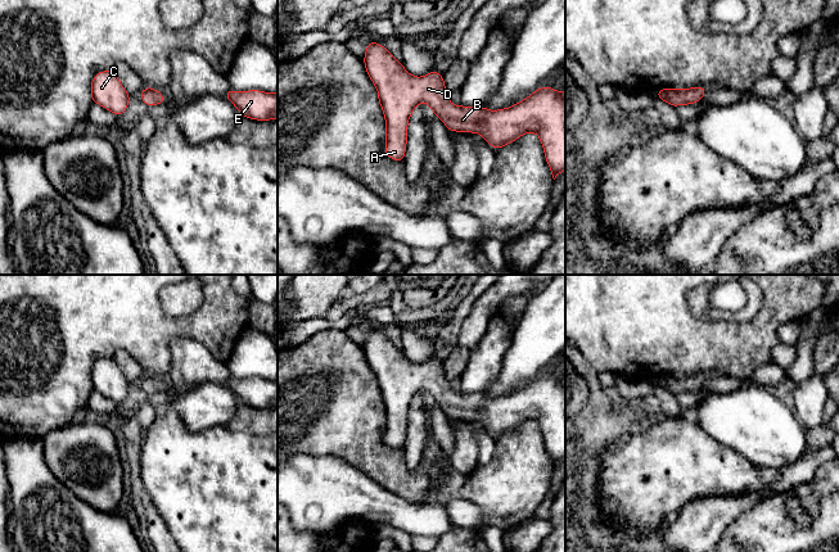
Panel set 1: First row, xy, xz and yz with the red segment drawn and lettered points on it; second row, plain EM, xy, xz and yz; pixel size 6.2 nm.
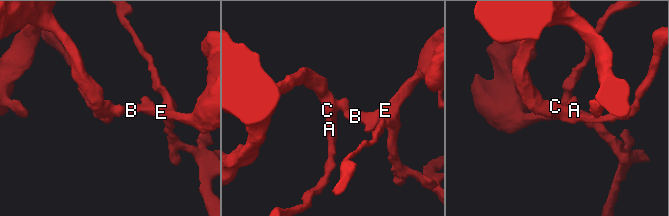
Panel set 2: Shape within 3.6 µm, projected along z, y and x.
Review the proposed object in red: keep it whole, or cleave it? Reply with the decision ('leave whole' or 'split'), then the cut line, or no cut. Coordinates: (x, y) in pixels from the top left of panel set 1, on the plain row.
leave whole; no cut

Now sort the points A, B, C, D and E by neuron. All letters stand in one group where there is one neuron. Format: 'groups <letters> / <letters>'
groups A B C D E

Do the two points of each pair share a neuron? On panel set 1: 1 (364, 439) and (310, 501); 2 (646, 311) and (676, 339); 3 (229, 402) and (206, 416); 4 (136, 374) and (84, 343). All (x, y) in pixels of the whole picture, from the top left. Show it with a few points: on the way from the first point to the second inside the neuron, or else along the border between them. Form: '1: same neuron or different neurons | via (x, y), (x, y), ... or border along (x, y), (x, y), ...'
1: different neurons | border along (315, 456), (338, 456), (370, 476)
2: same neuron | via (654, 319), (668, 333)
3: same neuron | via (224, 403), (219, 403), (211, 411)
4: different neurons | border along (112, 356), (117, 351), (125, 349), (141, 367)

